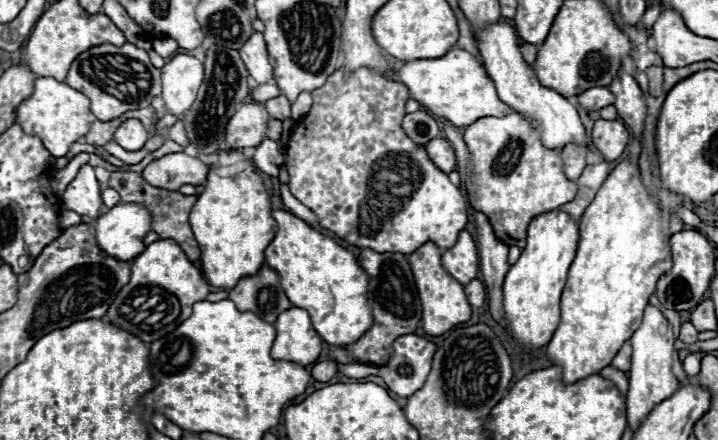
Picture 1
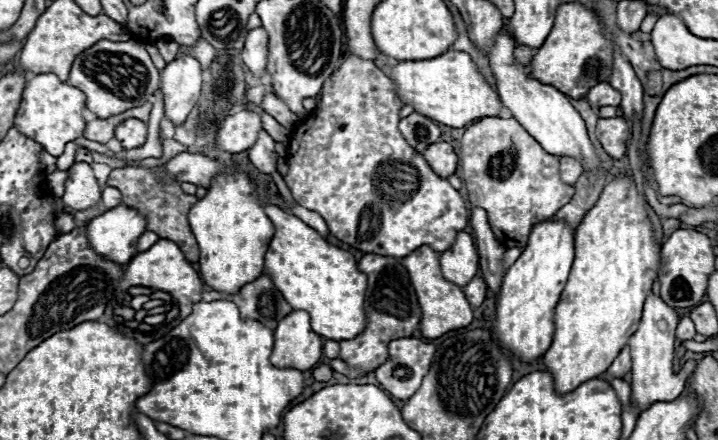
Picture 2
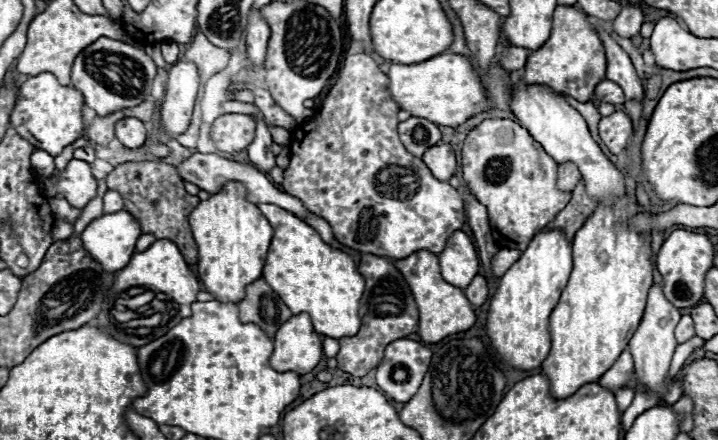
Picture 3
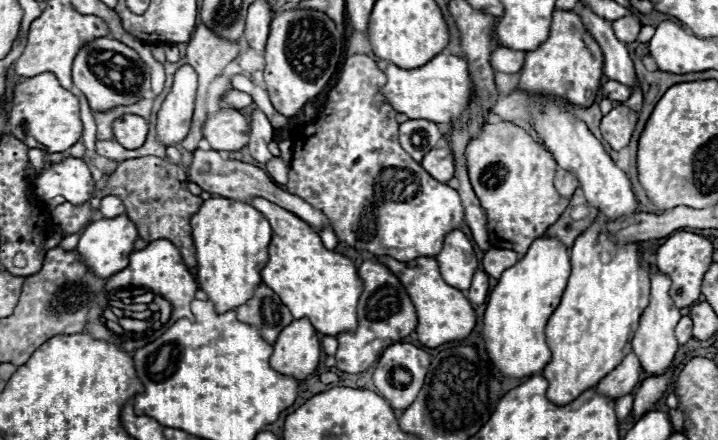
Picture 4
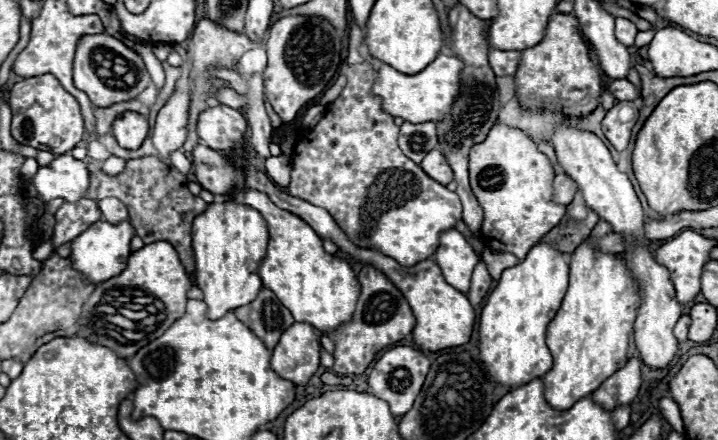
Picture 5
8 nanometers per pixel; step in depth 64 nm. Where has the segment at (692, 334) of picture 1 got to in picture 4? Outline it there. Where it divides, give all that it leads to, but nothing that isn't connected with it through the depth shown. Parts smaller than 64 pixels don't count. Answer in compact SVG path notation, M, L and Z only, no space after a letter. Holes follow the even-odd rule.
M682 316L682 320L676 326L676 338L680 344L686 344L692 338L692 320L690 316Z

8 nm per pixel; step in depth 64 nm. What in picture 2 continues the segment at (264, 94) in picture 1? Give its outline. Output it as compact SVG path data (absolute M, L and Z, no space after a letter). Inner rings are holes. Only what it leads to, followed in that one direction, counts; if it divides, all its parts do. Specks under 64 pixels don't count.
M254 86L254 88L248 88L246 94L244 94L244 100L246 102L252 102L252 104L260 104L260 100L262 100L262 96L266 92L272 92L272 88L270 86Z

